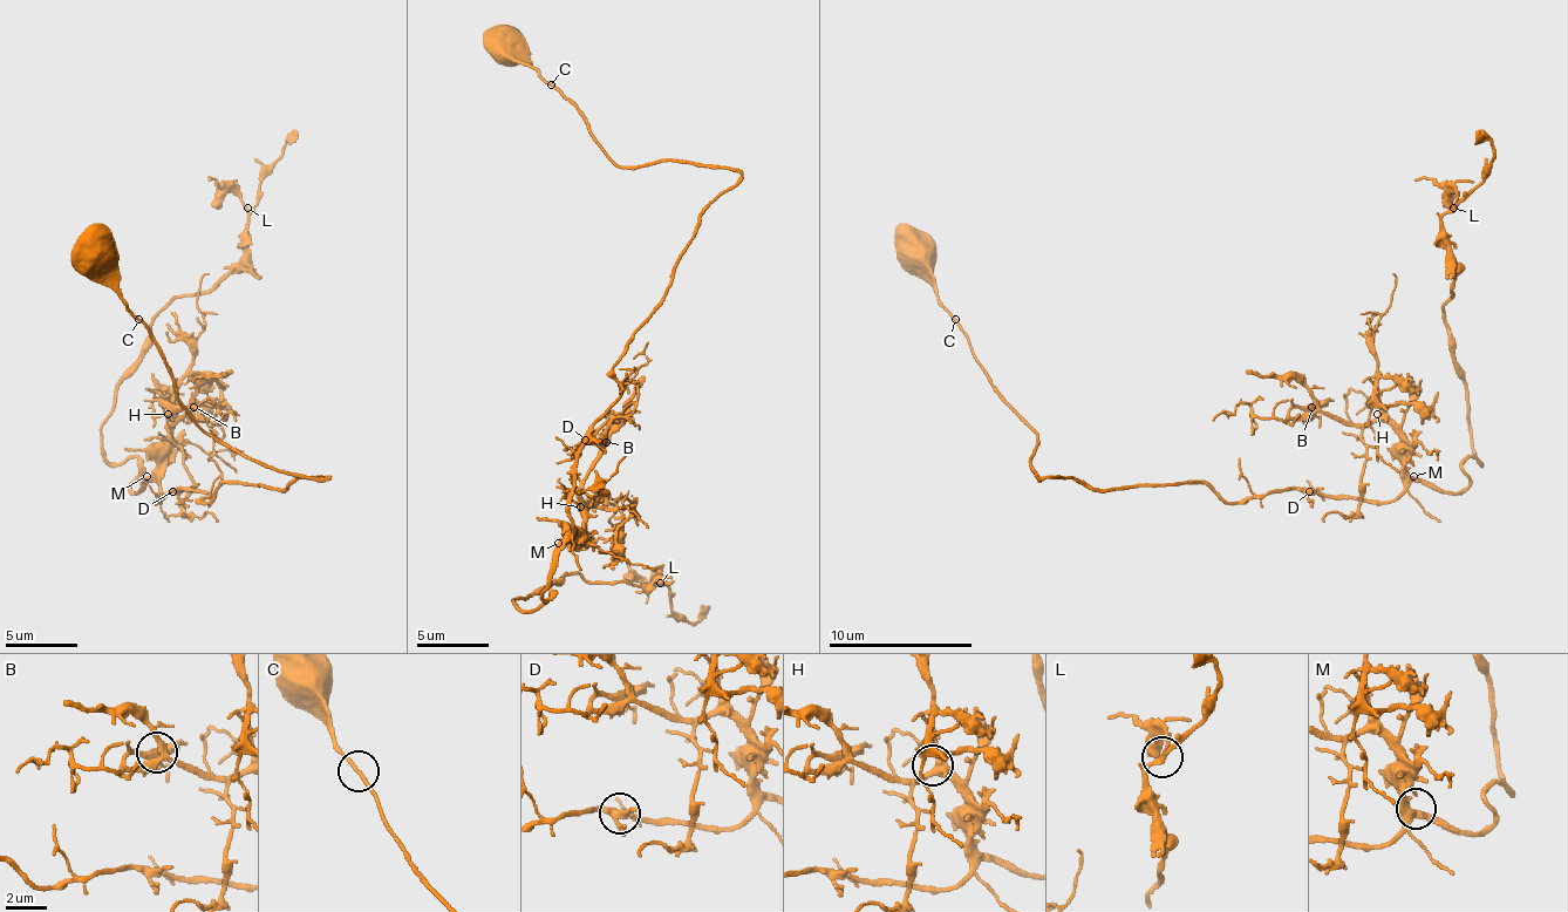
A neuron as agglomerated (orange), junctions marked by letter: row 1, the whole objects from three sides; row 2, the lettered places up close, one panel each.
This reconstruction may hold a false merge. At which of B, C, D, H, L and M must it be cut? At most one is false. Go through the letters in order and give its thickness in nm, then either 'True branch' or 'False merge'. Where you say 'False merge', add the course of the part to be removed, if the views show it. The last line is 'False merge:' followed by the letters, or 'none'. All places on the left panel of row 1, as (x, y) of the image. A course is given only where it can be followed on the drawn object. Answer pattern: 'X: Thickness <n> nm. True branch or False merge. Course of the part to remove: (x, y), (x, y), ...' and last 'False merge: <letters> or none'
B: Thickness 280 nm. True branch
C: Thickness 180 nm. True branch
D: Thickness 300 nm. True branch
H: Thickness 360 nm. True branch
L: Thickness 180 nm. True branch
M: Thickness 320 nm. True branch
False merge: none

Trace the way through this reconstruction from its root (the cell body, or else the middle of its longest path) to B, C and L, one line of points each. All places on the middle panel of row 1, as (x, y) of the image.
B: (601, 416), (577, 460), (577, 485), (570, 503), (573, 532), (584, 525), (580, 515), (584, 475), (606, 442)
C: (601, 416), (620, 395), (613, 362), (670, 283), (700, 215), (740, 175), (674, 160), (620, 168), (551, 84)
L: (601, 416), (577, 460), (551, 594), (515, 605), (577, 572), (660, 583)

